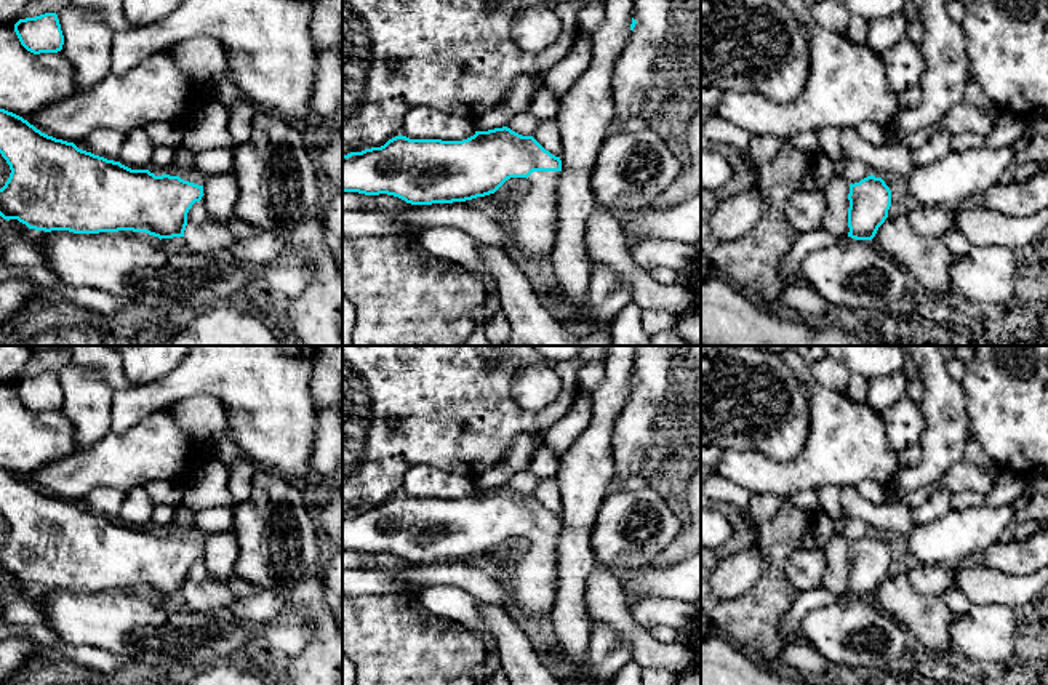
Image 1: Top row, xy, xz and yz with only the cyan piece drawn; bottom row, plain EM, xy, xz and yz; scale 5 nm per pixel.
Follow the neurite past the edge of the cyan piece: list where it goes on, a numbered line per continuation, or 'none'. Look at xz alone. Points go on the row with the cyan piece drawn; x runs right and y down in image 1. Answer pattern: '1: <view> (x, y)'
1: xz (532, 234)

